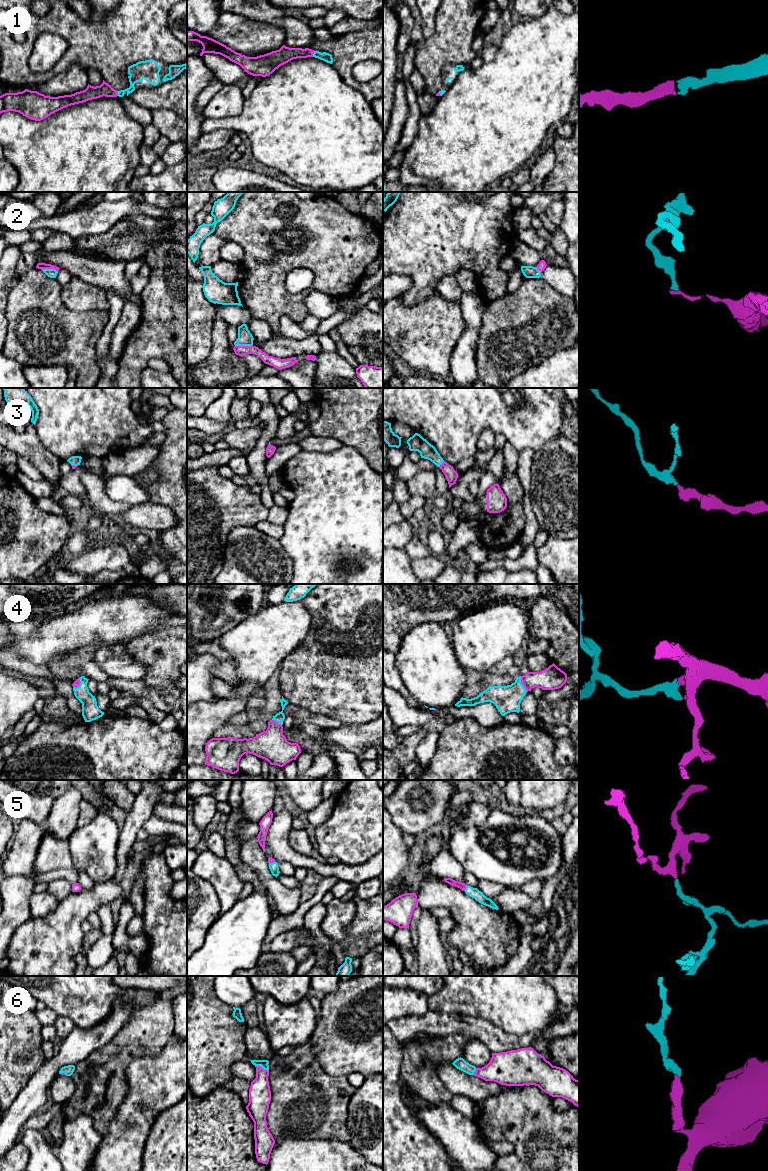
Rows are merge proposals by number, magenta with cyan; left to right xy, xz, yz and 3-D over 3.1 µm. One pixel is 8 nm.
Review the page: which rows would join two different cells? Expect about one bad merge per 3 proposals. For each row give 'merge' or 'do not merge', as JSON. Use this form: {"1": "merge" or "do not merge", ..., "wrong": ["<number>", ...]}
{"1": "merge", "2": "do not merge", "3": "merge", "4": "merge", "5": "merge", "6": "merge", "wrong": ["2"]}

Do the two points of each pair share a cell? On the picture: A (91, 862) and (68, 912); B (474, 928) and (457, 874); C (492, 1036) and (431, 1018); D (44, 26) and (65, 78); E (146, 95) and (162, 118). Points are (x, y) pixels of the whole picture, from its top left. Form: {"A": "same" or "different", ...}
{"A": "different", "B": "different", "C": "same", "D": "different", "E": "different"}

